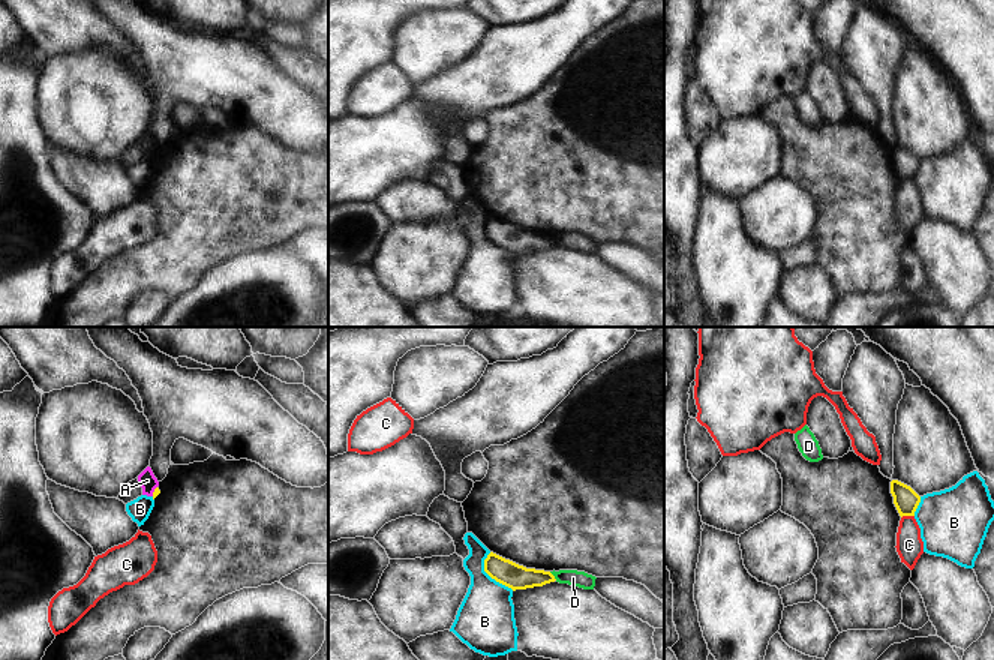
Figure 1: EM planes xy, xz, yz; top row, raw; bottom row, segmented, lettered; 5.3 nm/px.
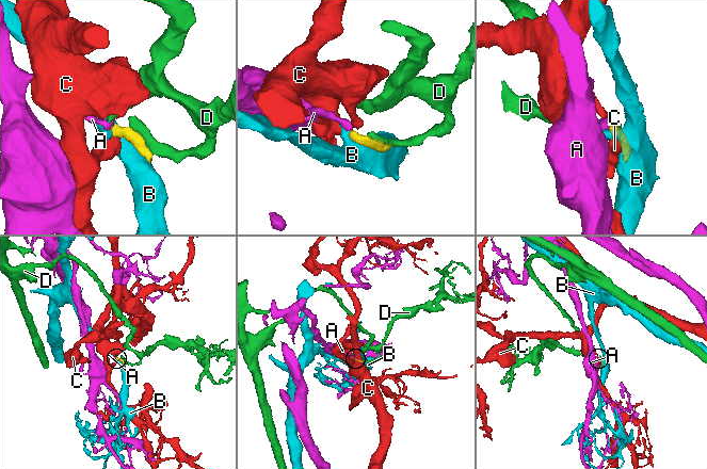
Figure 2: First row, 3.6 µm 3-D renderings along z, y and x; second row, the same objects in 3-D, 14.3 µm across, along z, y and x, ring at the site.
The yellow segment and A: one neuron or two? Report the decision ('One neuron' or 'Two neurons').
Two neurons.

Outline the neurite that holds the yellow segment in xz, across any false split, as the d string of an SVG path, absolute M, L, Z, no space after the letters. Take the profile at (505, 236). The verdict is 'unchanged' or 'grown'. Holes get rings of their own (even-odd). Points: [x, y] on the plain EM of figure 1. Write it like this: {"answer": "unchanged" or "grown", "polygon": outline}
{"answer": "unchanged", "polygon": "M493 216L484 224L484 236L513 255L543 250L556 244L550 236L526 232Z"}

